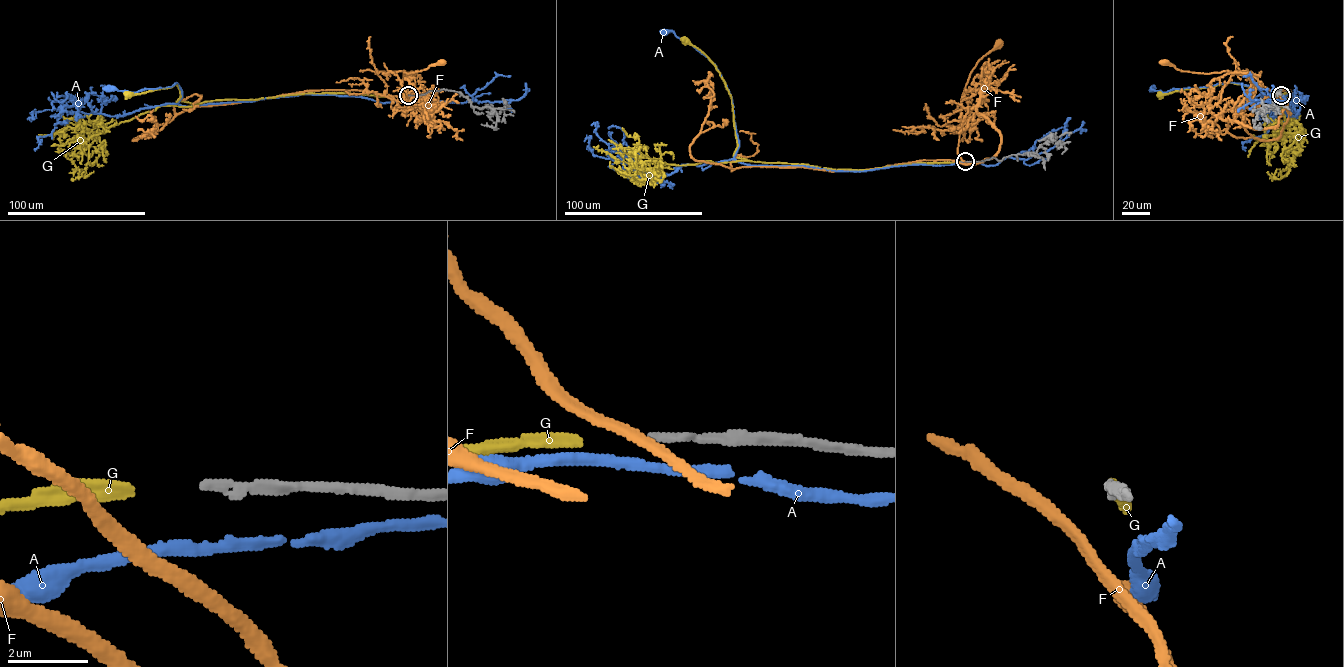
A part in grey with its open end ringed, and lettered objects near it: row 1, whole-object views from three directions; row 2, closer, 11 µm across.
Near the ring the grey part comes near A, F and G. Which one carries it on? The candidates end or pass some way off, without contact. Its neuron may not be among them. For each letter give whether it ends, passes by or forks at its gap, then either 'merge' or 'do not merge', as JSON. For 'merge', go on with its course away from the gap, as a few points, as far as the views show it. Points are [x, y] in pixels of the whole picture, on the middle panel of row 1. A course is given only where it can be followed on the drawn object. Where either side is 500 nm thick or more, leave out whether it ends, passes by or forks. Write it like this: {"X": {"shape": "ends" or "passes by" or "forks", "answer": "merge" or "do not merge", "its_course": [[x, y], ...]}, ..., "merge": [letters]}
{"A": {"shape": "passes by", "answer": "do not merge"}, "F": {"shape": "passes by", "answer": "do not merge"}, "G": {"shape": "ends", "answer": "merge", "its_course": [[963, 161], [855, 170], [735, 157], [737, 140], [728, 90], [716, 66], [686, 40]]}, "merge": ["G"]}

